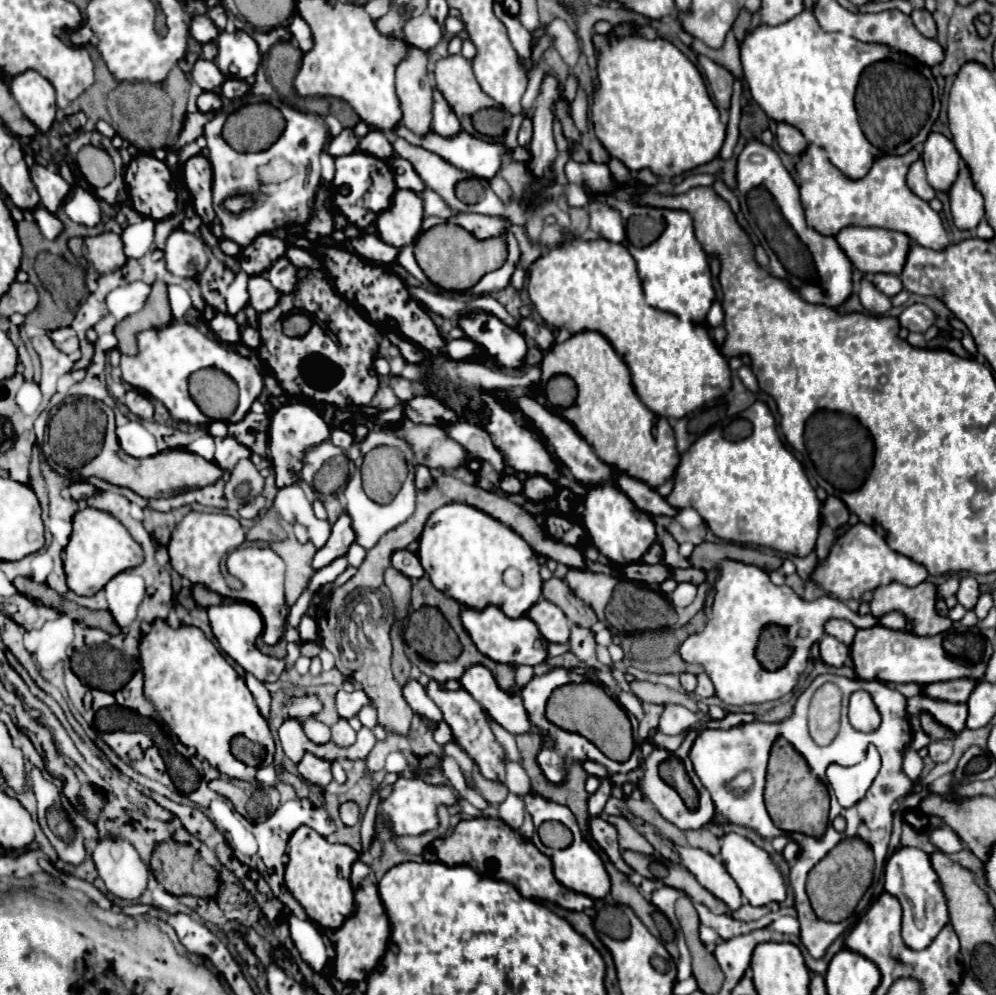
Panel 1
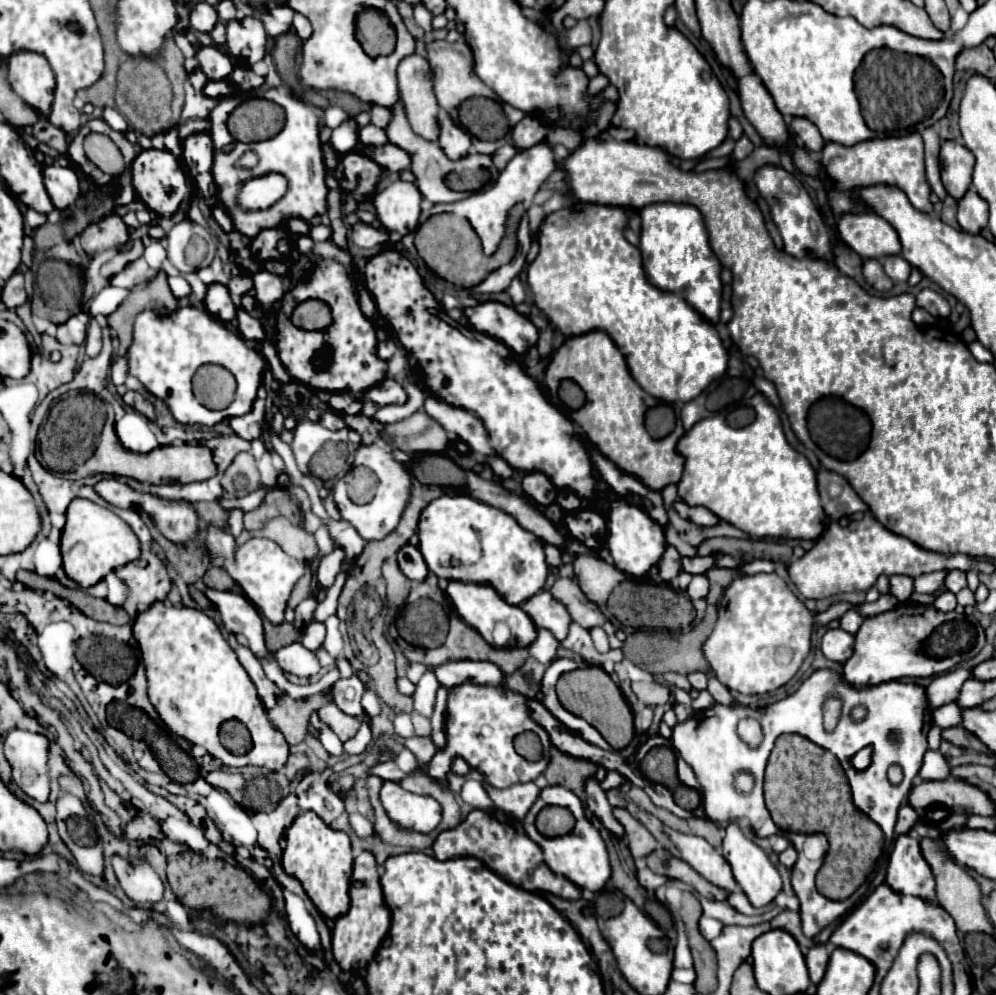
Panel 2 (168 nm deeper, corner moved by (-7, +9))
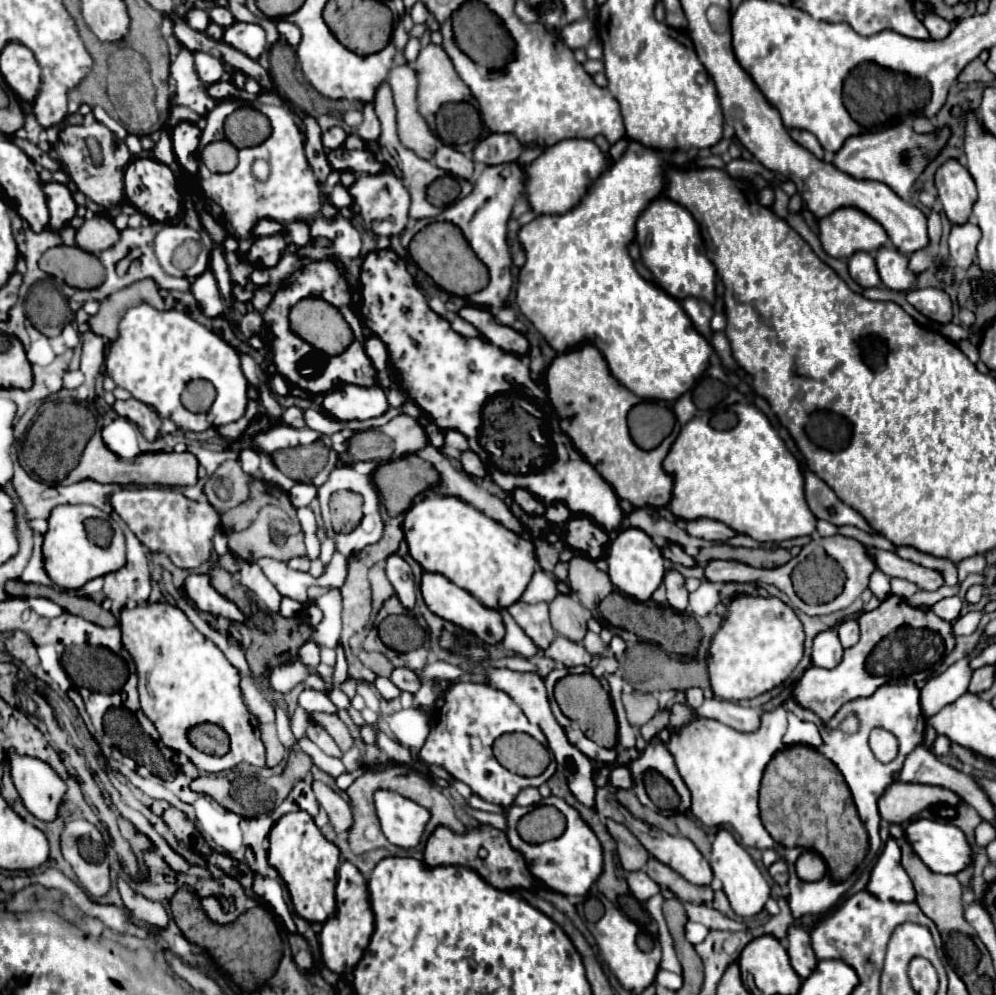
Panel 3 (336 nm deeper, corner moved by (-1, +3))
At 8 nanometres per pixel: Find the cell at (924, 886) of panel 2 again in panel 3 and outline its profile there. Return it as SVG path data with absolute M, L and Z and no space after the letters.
M889 838L867 884L867 890L879 900L895 900L895 902L913 902L915 888L901 866L901 848L895 838Z

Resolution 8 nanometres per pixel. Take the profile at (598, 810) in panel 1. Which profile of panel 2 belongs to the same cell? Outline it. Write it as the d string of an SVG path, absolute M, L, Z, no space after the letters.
M609 770L609 772L607 772L607 778L601 782L601 788L603 788L603 790L619 788L623 782L625 782L625 778L623 778L619 772L615 772L615 770Z

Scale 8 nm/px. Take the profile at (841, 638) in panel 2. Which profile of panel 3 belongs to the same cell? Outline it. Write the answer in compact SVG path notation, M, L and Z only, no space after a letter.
M829 628L827 632L819 632L813 642L813 664L821 668L835 668L843 658L843 646L839 642L837 630Z

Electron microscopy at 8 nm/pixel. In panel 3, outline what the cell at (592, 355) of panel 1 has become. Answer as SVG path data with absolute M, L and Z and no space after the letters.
M593 344L559 354L551 362L547 368L547 394L561 420L561 430L571 436L575 448L593 464L605 482L611 484L619 498L637 508L667 506L673 492L673 476L663 470L663 460L673 440L665 440L665 444L653 448L653 452L641 452L641 448L633 444L625 416L641 398L613 378L603 354Z

